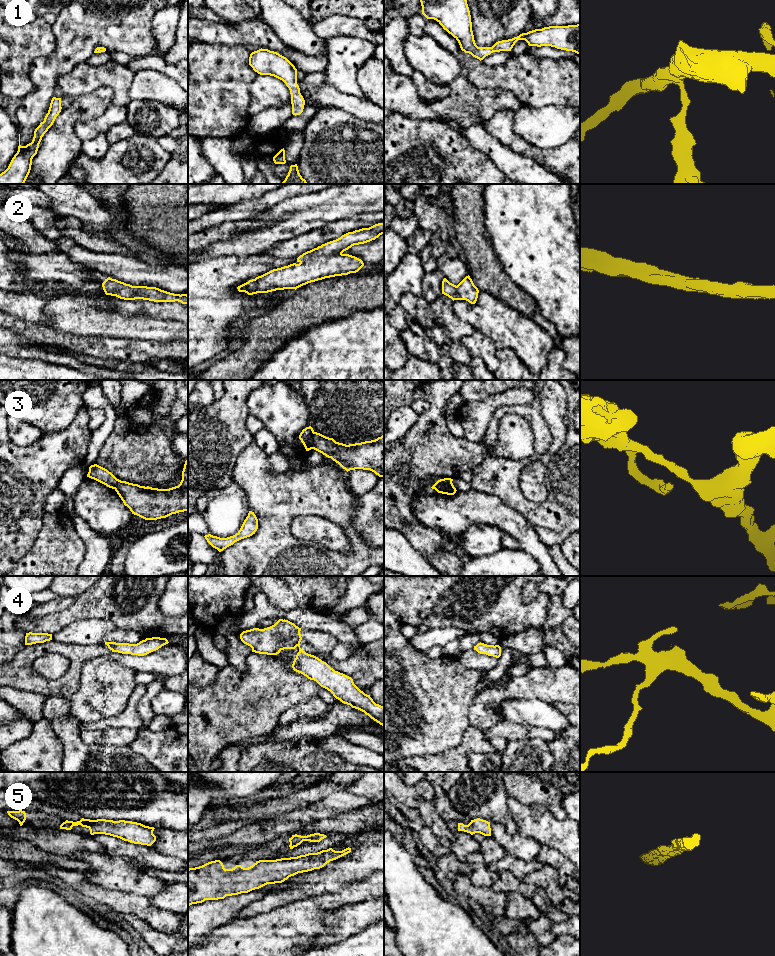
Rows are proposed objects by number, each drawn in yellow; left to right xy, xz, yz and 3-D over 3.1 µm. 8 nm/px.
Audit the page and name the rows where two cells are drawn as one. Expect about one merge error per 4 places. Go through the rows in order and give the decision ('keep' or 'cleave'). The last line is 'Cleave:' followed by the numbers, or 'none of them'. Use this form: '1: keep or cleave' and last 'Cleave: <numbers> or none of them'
1: keep
2: keep
3: cleave
4: keep
5: keep
Cleave: 3

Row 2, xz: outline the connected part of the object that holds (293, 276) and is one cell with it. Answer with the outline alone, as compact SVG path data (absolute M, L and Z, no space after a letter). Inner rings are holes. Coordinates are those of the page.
M384 223L348 232L340 238L322 244L297 258L297 264L273 269L237 287L248 295L276 290L297 289L325 278L358 272L364 263L361 259L344 254L354 245L375 240L384 234Z

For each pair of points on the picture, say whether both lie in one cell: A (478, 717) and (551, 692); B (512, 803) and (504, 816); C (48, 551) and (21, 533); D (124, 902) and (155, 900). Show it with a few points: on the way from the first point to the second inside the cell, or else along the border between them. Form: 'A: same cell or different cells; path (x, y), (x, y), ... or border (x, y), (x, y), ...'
A: same cell; path (490, 697), (500, 691), (531, 690)
B: different cells; border (508, 797), (507, 809), (517, 827), (517, 832)
C: different cells; border (43, 520), (43, 525), (33, 548), (19, 560)
D: different cells; border (147, 897), (154, 906), (170, 911)

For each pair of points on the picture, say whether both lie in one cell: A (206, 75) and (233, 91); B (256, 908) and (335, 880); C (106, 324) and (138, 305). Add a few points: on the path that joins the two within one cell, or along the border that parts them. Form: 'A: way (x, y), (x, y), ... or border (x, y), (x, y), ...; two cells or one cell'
A: way (213, 78), (226, 91); one cell
B: way (276, 898), (302, 890), (308, 884), (315, 881); one cell
C: border (102, 304), (115, 312), (147, 317); two cells

